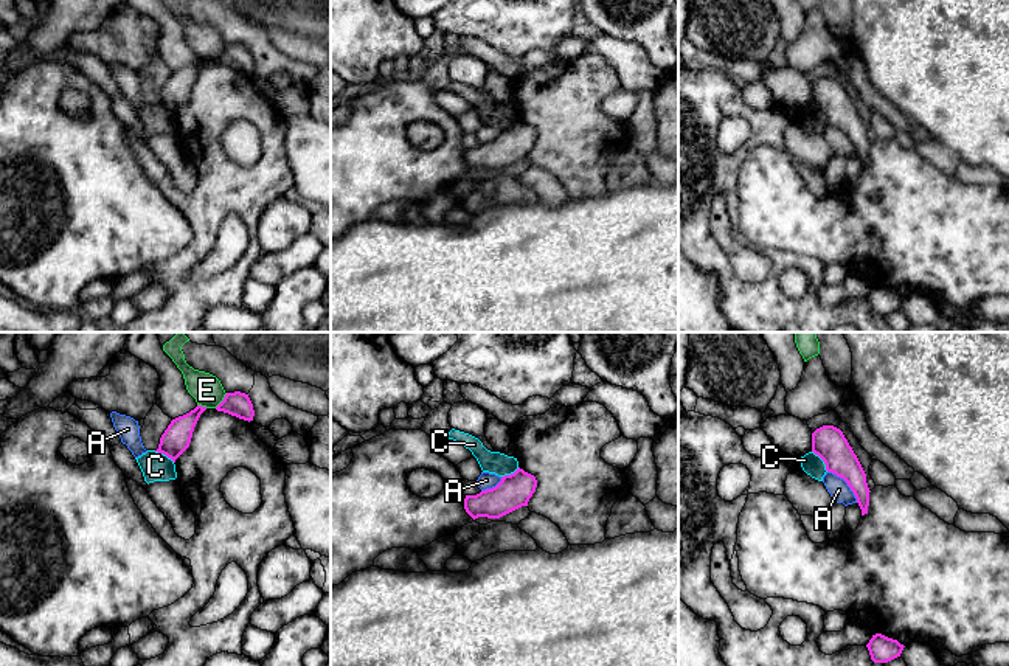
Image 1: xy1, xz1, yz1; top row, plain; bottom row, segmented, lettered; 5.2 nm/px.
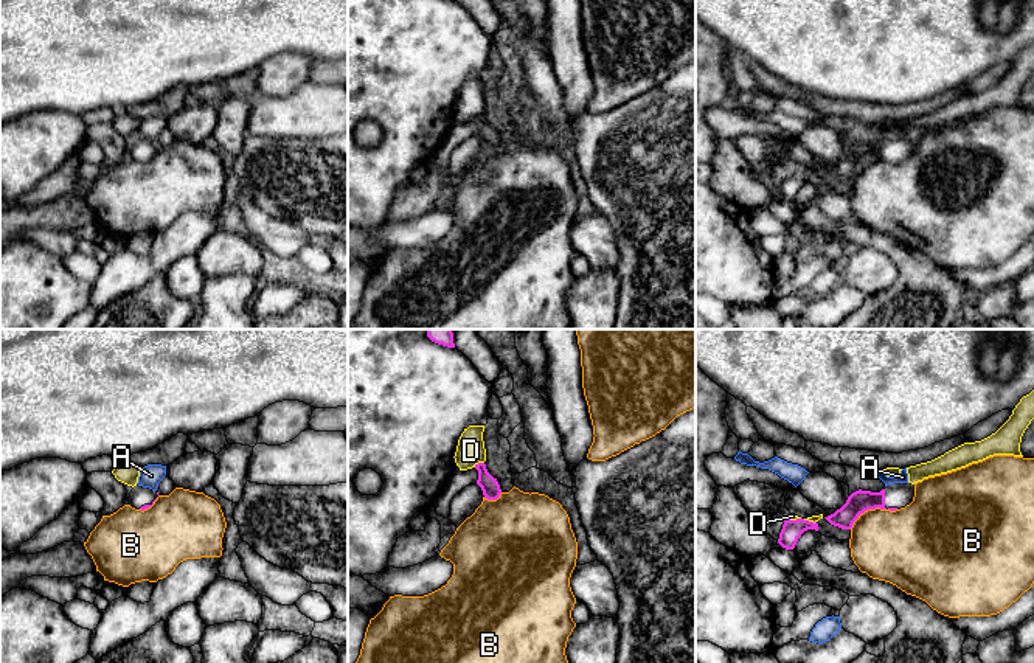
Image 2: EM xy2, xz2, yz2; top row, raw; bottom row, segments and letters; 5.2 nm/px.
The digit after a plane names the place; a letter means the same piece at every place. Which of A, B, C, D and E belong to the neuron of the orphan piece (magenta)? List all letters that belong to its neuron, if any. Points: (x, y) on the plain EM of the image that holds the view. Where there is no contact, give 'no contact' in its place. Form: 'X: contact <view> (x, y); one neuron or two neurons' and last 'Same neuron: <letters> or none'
A: contact yz1 (846, 134); two neurons
B: contact yz2 (865, 162); two neurons
C: contact yz1 (823, 112); two neurons
D: contact xz2 (478, 115); two neurons
E: contact xy1 (222, 53); two neurons
Same neuron: none

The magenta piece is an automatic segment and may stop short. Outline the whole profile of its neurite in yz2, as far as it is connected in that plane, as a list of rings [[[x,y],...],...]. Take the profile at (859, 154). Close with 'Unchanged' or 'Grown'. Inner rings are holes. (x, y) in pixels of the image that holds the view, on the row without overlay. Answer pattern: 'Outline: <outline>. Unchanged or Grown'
Outline: [[[911,135],[888,137],[880,144],[859,141],[848,149],[840,161],[824,171],[834,179],[851,182],[865,163],[876,160],[896,163],[910,157],[913,149],[914,137]]]. Grown

